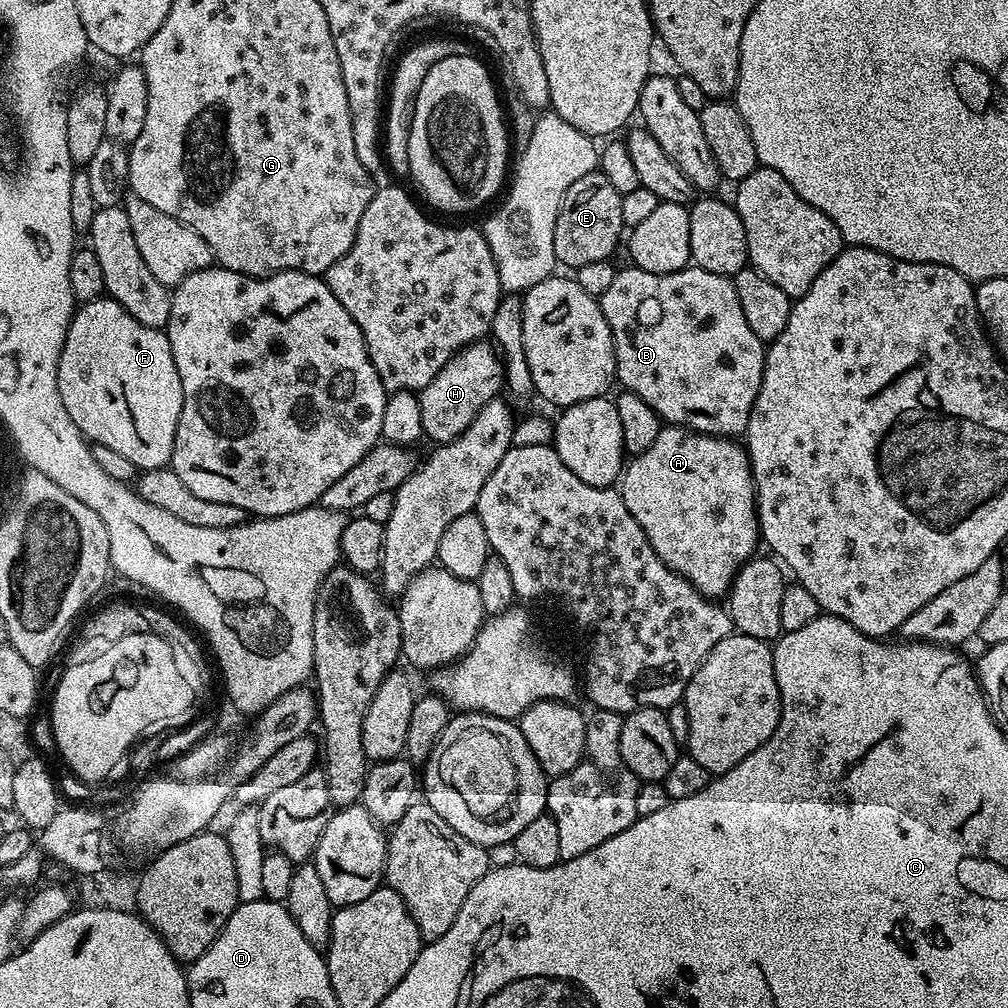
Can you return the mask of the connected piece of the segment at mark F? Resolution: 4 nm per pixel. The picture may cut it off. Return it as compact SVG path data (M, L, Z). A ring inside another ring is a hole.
M111 298L80 304L72 314L66 342L58 358L56 377L62 406L66 406L66 414L70 414L74 426L78 426L85 440L110 446L110 450L134 462L138 470L162 468L171 461L184 395L167 331L142 326L138 318L130 318L130 314L126 314L126 310Z

